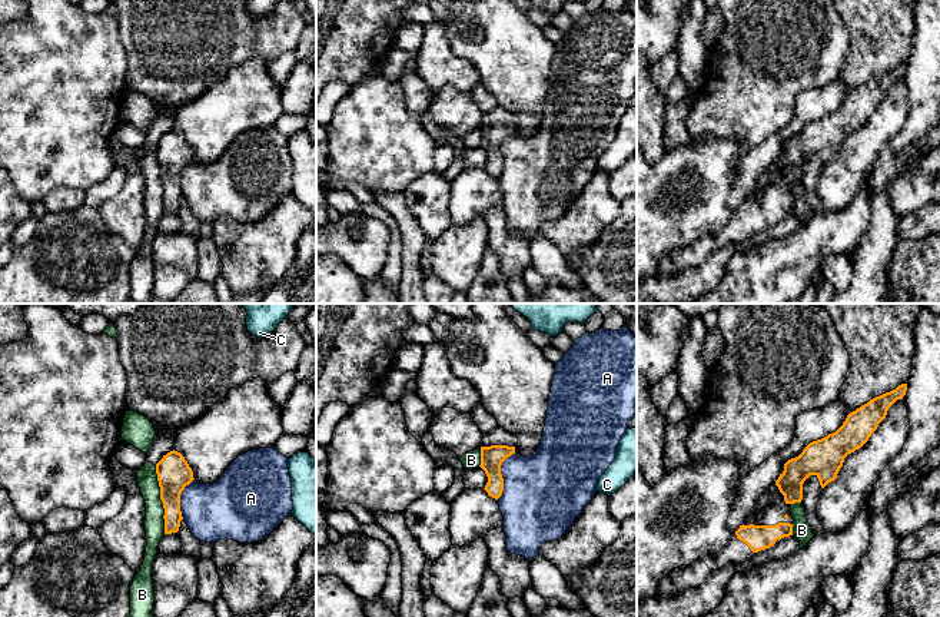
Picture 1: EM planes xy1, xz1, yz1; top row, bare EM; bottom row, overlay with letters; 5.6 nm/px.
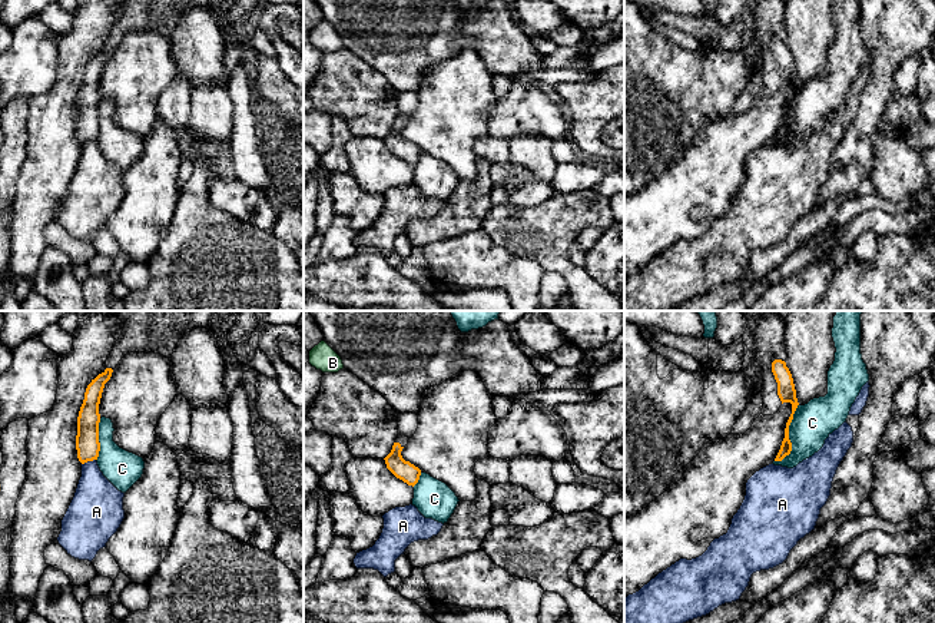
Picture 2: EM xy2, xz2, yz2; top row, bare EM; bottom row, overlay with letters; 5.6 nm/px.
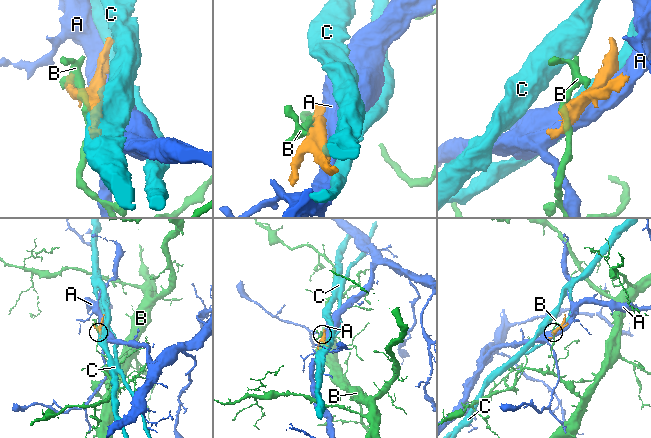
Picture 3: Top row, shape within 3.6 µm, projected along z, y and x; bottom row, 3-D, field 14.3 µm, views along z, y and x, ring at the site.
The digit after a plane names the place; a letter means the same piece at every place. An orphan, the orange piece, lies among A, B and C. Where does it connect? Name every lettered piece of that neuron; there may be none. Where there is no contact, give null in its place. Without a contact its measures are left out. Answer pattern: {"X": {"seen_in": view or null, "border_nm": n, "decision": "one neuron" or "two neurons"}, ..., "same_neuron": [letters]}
{"A": {"seen_in": "xz1", "border_nm": 280, "decision": "two neurons"}, "B": {"seen_in": "xy1", "border_nm": 300, "decision": "two neurons"}, "C": {"seen_in": "yz2", "border_nm": 360, "decision": "two neurons"}, "same_neuron": []}

